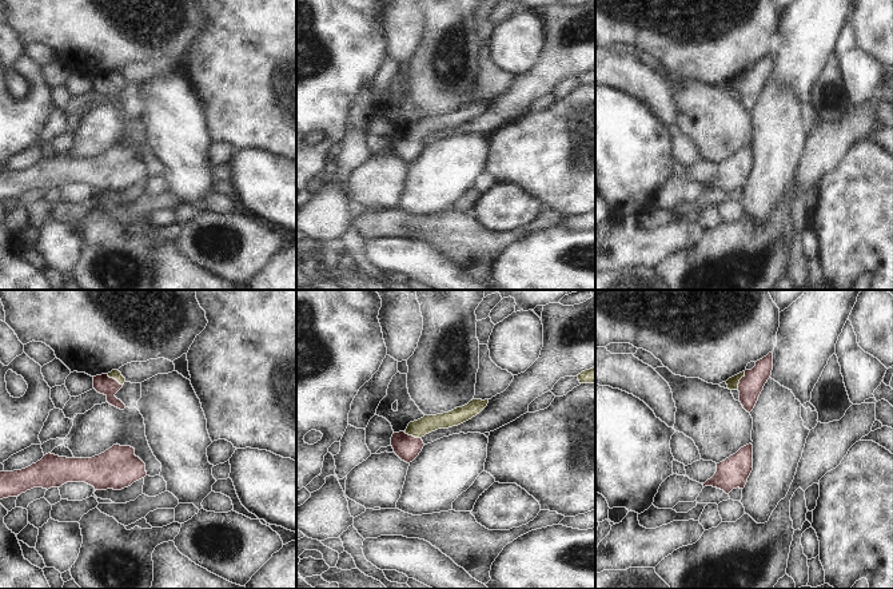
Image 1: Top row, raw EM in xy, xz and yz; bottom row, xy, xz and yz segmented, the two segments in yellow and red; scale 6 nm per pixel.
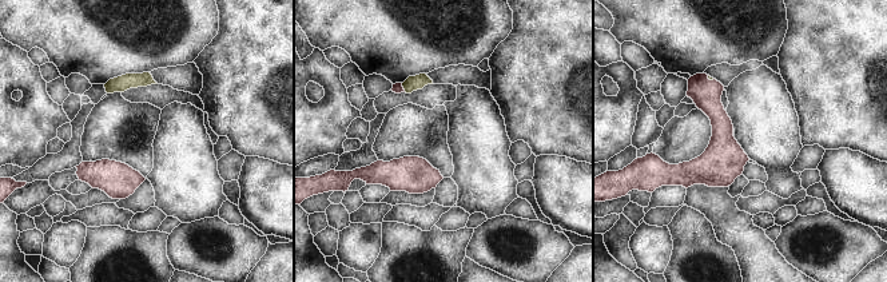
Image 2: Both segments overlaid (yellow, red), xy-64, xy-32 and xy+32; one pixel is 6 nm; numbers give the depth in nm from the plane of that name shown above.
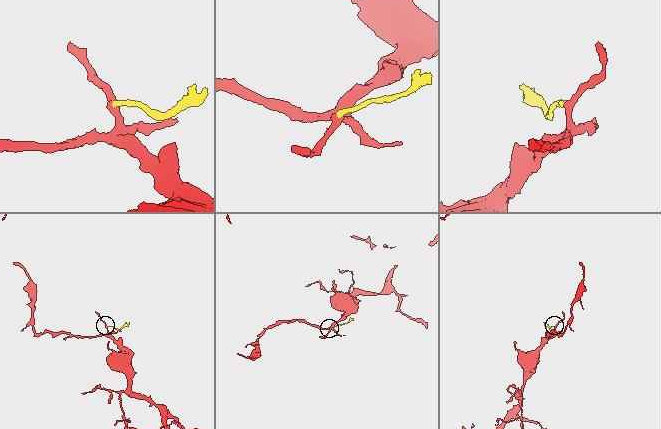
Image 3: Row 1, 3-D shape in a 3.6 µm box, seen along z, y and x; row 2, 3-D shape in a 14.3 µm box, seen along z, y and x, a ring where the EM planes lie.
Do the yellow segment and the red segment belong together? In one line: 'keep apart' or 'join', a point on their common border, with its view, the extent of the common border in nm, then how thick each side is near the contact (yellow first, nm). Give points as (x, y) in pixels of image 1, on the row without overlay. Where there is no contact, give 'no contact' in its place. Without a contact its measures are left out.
join | yz (738, 82) | 120 nm | 70/140 nm

